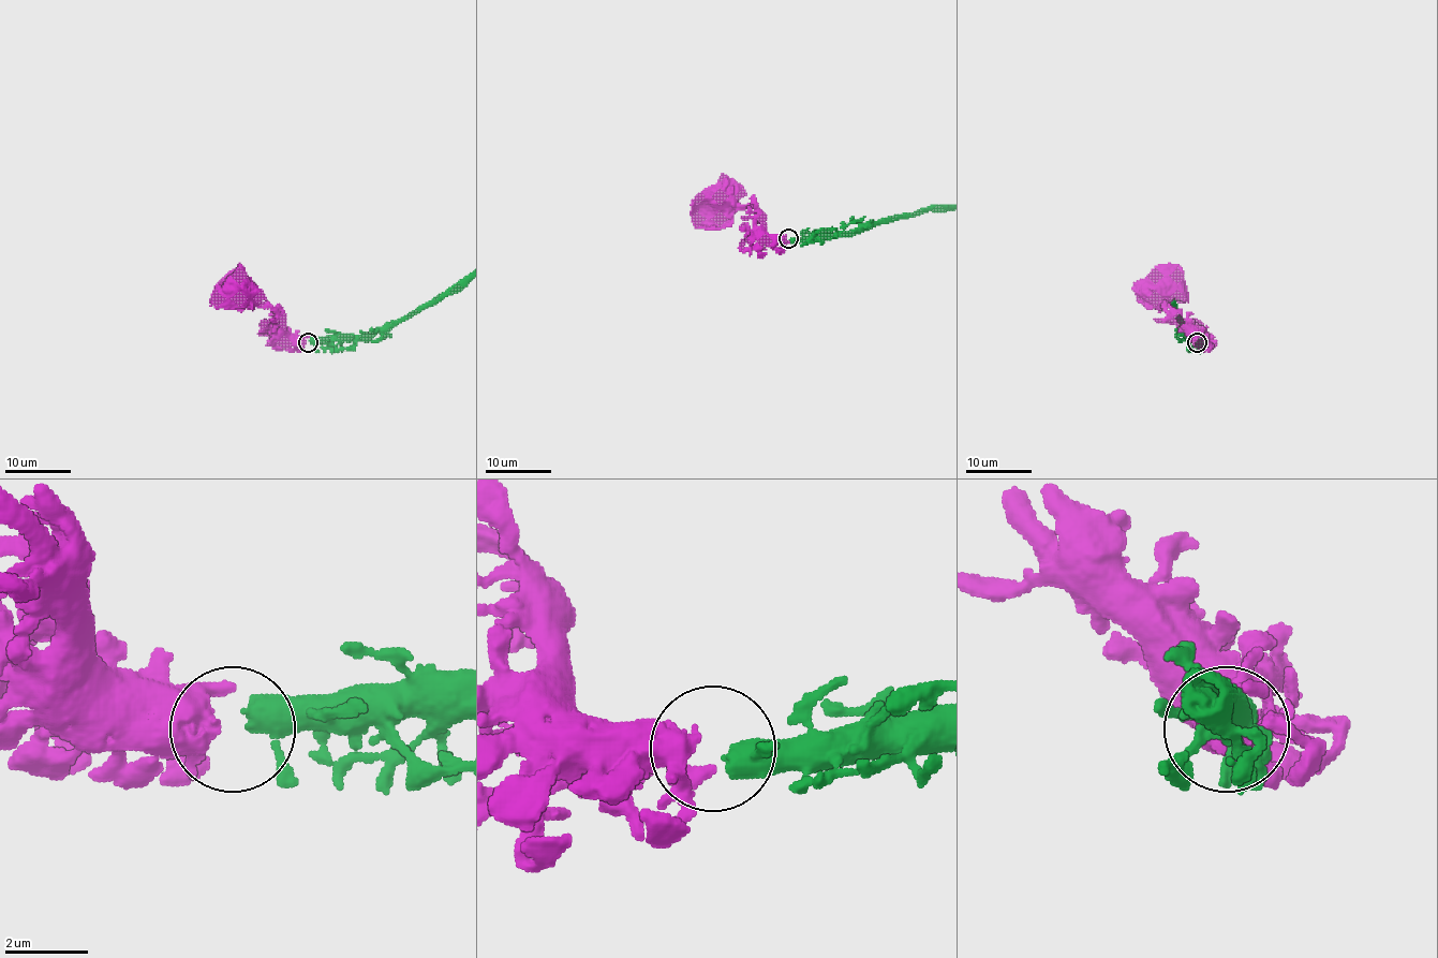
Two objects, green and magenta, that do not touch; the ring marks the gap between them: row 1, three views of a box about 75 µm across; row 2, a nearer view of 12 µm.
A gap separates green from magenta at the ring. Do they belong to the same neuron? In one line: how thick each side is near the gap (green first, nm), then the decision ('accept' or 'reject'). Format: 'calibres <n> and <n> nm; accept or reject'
calibres 440 and 380 nm; reject

